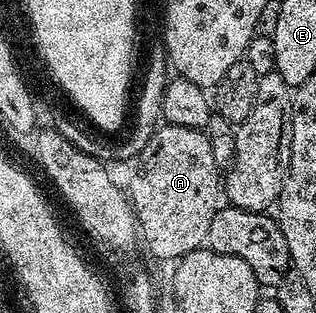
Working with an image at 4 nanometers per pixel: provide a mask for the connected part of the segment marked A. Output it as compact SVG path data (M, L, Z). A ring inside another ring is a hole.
M164 122L155 128L133 166L129 198L135 209L141 243L147 246L148 253L155 259L178 261L184 255L200 250L206 244L209 225L221 206L221 165L213 157L213 145L206 130Z

